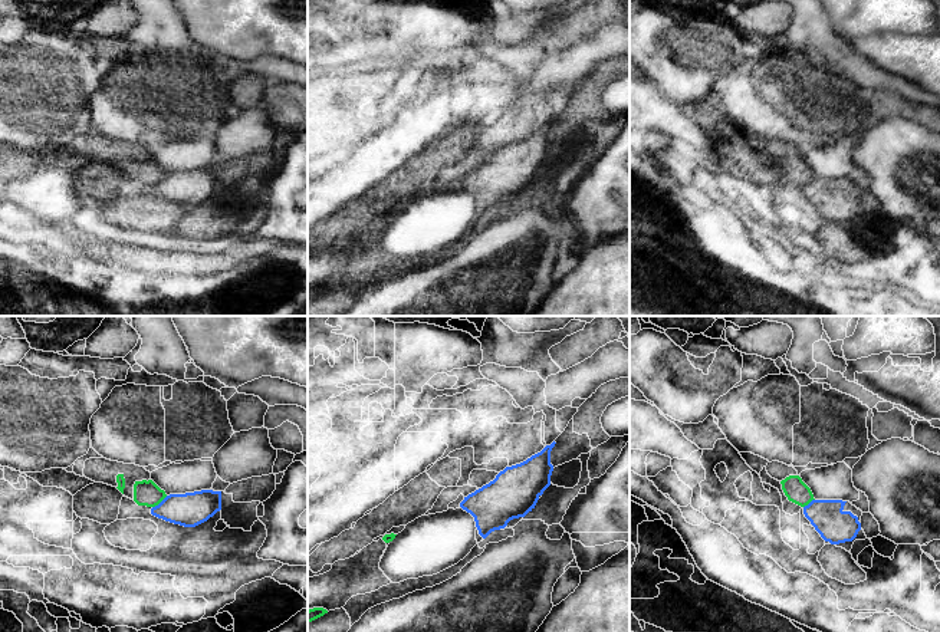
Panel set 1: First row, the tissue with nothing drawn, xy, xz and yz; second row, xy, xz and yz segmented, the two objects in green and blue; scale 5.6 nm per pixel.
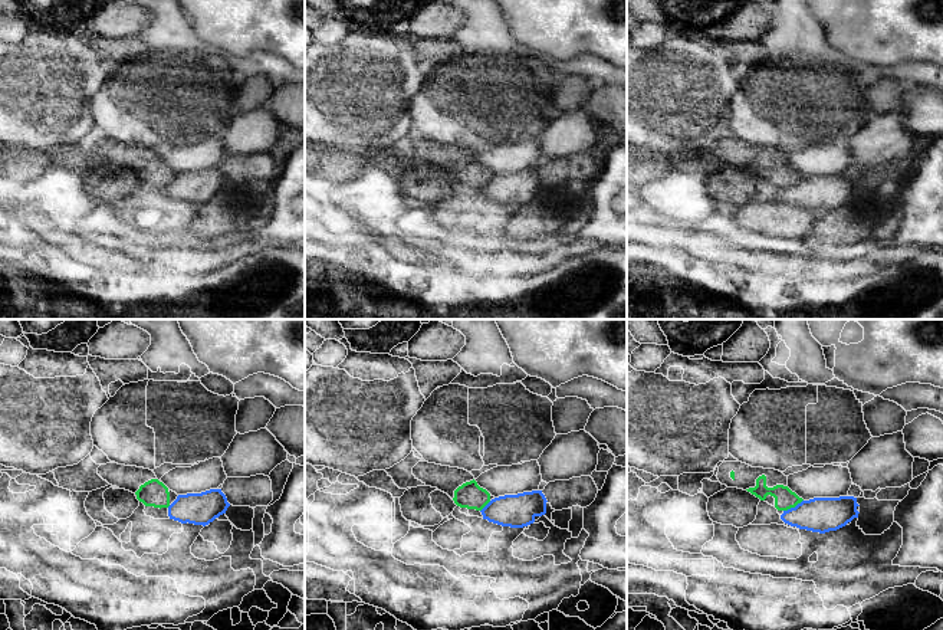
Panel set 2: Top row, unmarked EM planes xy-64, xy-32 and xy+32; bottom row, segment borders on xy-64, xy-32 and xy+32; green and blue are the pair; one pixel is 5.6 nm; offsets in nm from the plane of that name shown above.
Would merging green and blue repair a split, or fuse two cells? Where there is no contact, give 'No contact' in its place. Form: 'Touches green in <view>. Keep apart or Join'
Touches green in xy. Keep apart

